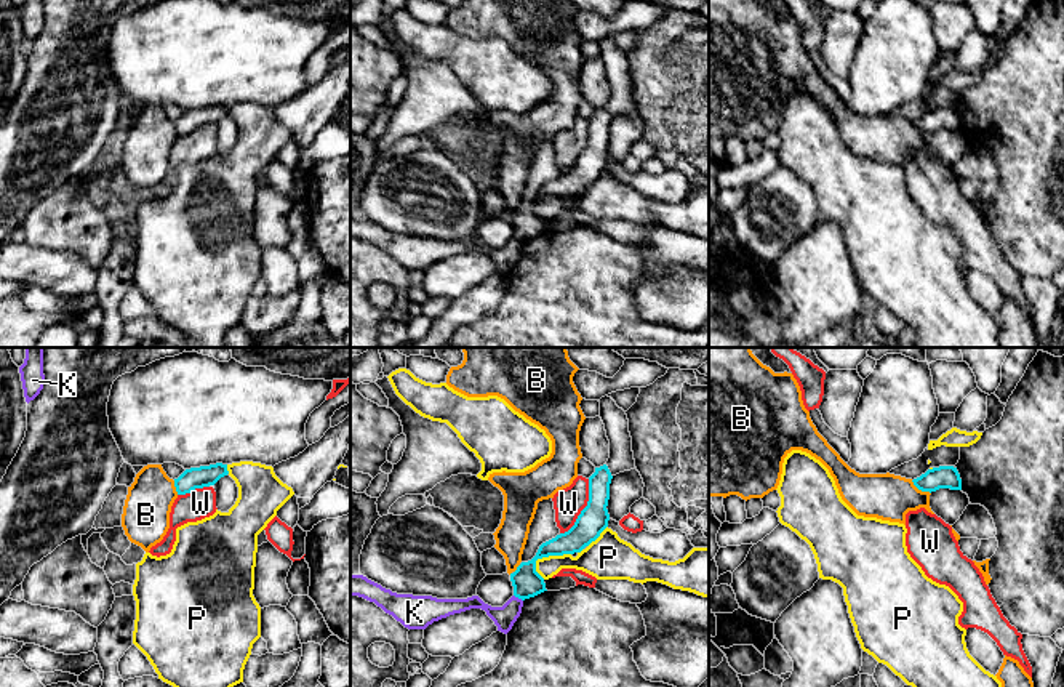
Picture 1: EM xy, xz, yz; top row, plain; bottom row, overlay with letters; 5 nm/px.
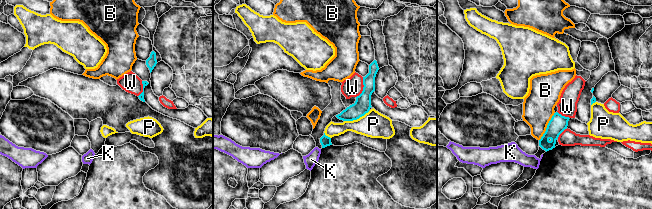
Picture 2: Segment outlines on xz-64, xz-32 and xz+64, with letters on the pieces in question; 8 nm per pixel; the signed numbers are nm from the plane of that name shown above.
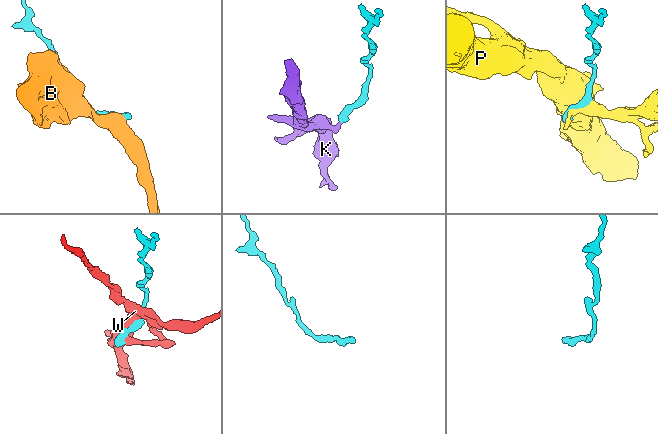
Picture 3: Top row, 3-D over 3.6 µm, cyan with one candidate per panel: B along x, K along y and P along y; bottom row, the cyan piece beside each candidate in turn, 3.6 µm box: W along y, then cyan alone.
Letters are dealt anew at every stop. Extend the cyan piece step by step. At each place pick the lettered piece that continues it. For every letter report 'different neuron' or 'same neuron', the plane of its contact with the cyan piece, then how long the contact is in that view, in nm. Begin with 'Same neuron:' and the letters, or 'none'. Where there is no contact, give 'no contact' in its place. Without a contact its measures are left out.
Same neuron: B
B: same neuron; meets cyan in yz; contact 120 nm long
K: different neuron; meets cyan in xz; contact 60 nm long
P: different neuron; meets cyan in xz; contact 200 nm long
W: different neuron; meets cyan in xz; contact 320 nm long

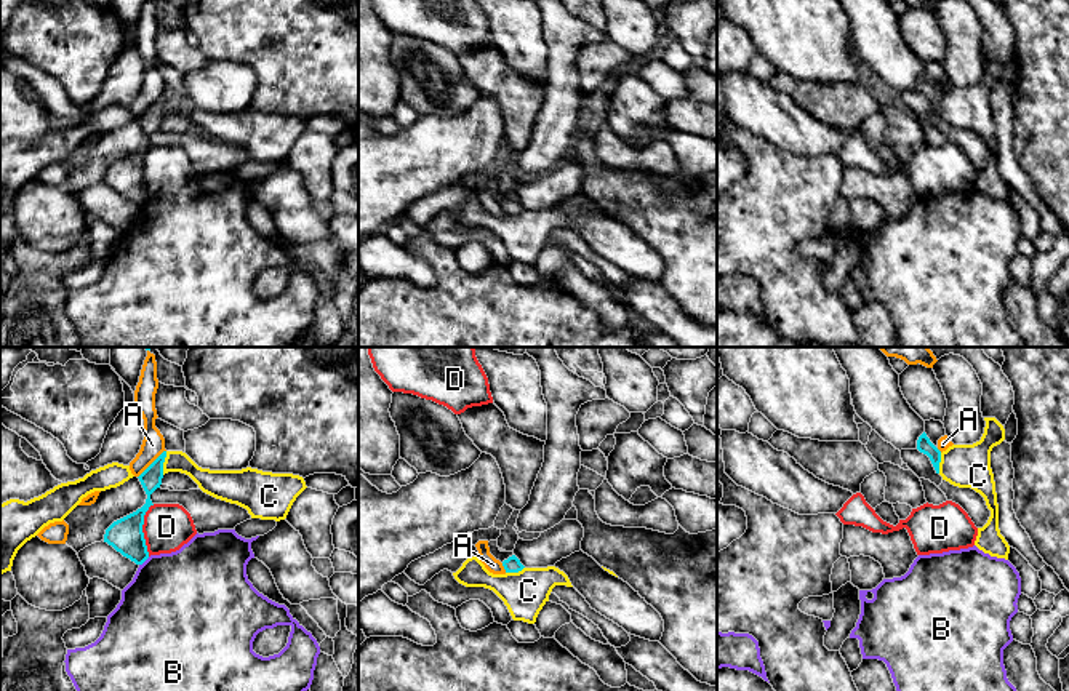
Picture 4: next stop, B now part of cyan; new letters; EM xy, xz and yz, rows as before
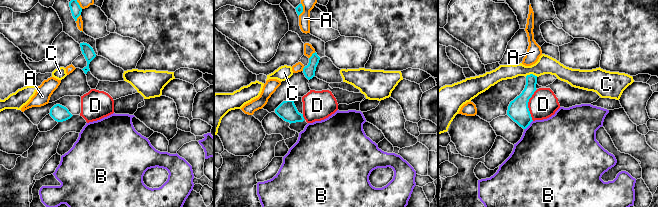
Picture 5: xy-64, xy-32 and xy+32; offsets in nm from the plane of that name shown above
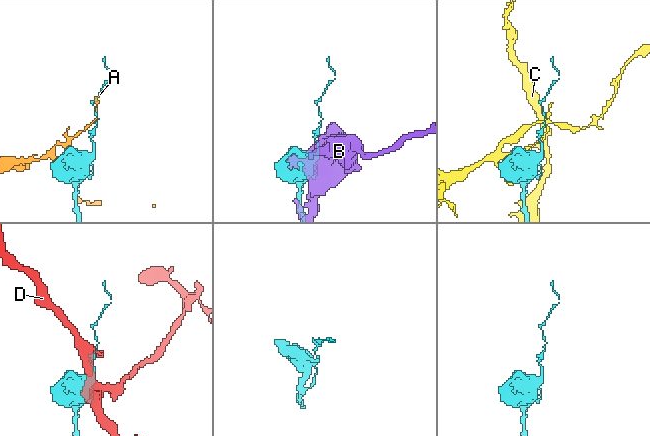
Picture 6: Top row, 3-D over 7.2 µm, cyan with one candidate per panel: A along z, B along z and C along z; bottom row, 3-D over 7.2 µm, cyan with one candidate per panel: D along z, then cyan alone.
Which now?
Same neuron: none
A: different neuron; meets cyan in xy; contact 200 nm long
B: different neuron; meets cyan in xy; contact 70 nm long
C: different neuron; meets cyan in xy; contact 120 nm long
D: different neuron; meets cyan in xy; contact 260 nm long

